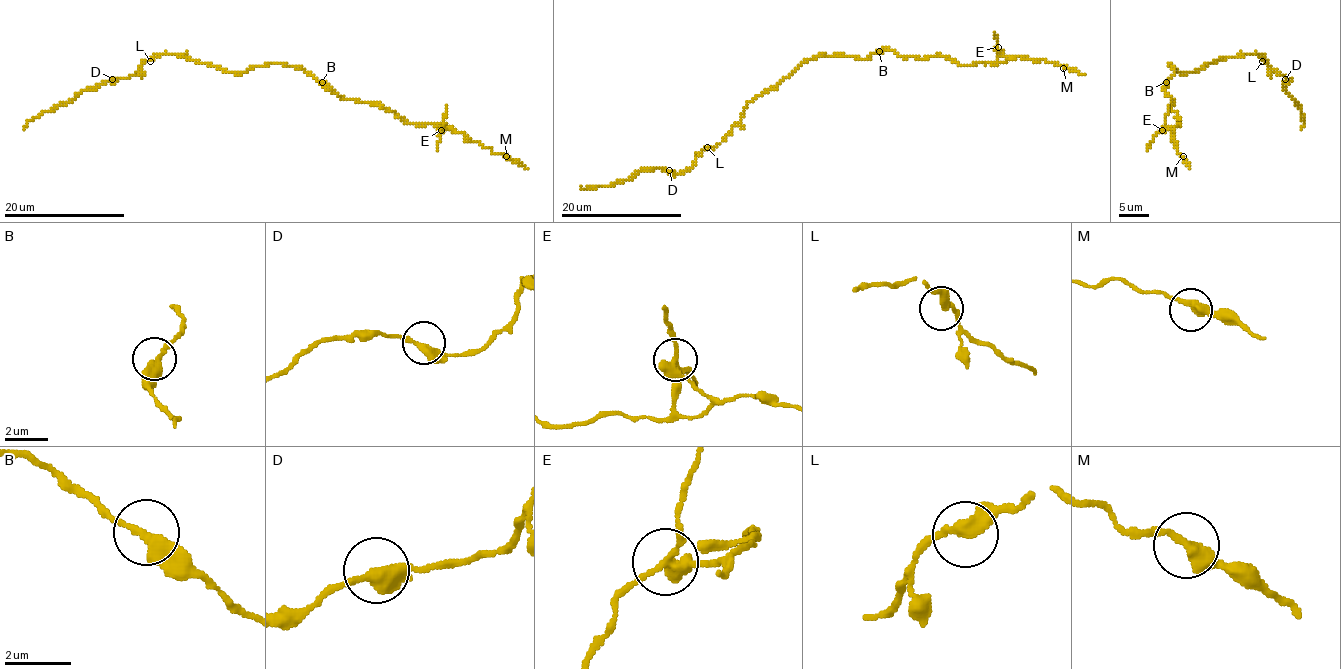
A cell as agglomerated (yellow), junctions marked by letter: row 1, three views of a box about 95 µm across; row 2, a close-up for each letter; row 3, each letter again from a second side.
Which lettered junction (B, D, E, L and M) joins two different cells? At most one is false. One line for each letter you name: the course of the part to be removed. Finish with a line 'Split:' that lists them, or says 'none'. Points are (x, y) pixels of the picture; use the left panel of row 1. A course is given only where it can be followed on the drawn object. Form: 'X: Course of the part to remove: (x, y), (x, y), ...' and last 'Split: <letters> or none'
E: Course of the part to remove: (441, 130), (447, 104)
Split: E

